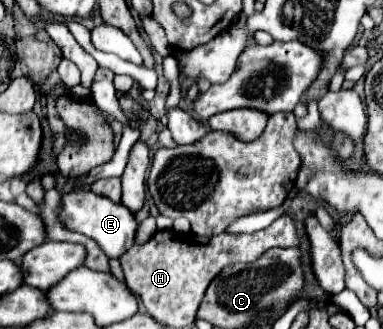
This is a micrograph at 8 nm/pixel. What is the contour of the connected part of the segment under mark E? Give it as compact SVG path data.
M85 189L85 191L73 191L73 193L63 195L61 207L63 207L63 211L61 211L63 223L69 229L95 239L107 257L119 257L129 247L135 245L135 235L137 235L139 223L137 223L133 211L129 211L123 203L113 203L107 197L95 195L93 191Z

